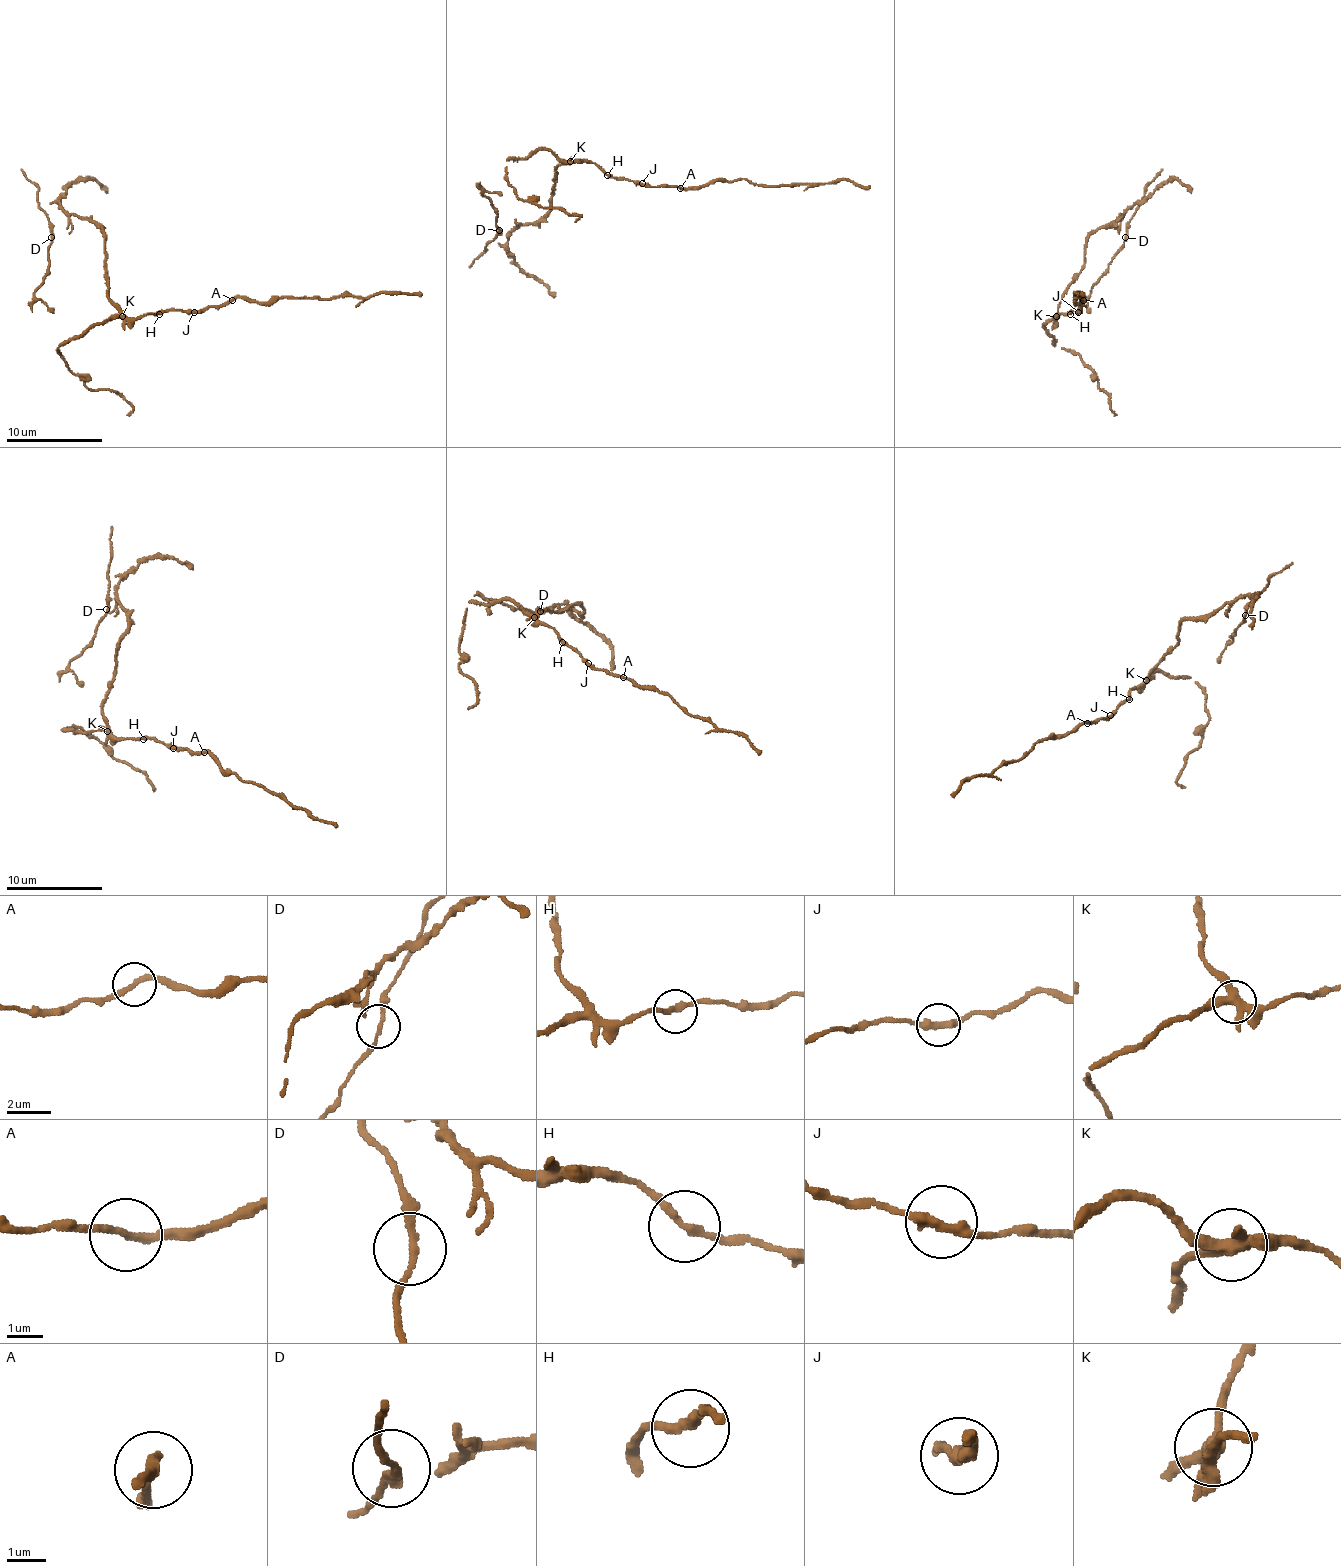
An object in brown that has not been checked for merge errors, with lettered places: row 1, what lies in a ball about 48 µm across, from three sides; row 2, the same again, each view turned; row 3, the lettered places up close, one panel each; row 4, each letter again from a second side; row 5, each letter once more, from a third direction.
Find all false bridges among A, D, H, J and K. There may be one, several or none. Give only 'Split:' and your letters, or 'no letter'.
Split: A, K

